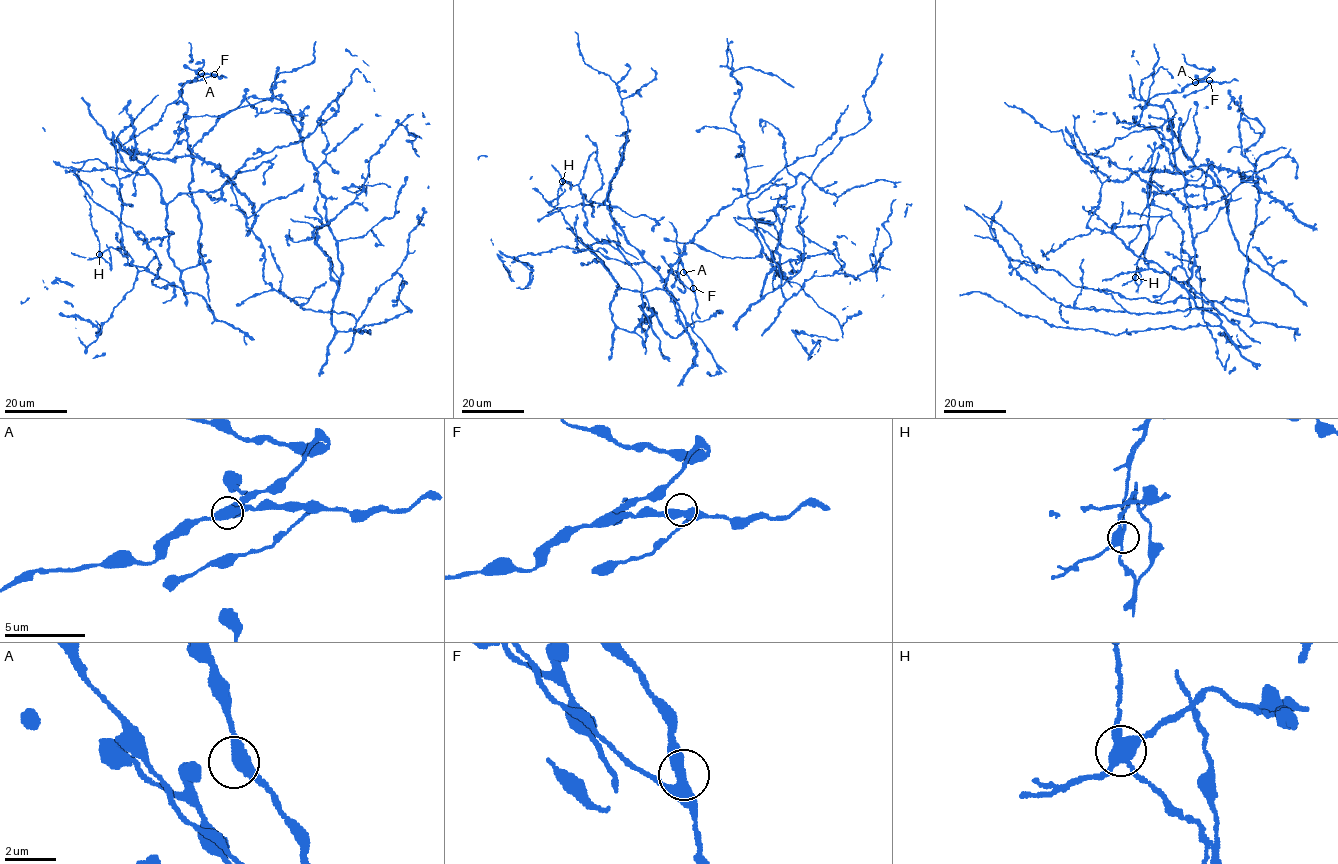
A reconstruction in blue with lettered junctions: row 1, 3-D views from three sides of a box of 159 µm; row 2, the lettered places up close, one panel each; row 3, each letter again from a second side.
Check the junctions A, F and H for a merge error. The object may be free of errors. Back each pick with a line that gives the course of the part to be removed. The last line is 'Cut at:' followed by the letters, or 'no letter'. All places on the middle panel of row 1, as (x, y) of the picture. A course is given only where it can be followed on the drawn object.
H: course (562, 180), (557, 191), (558, 203), (552, 209)
Cut at: H

